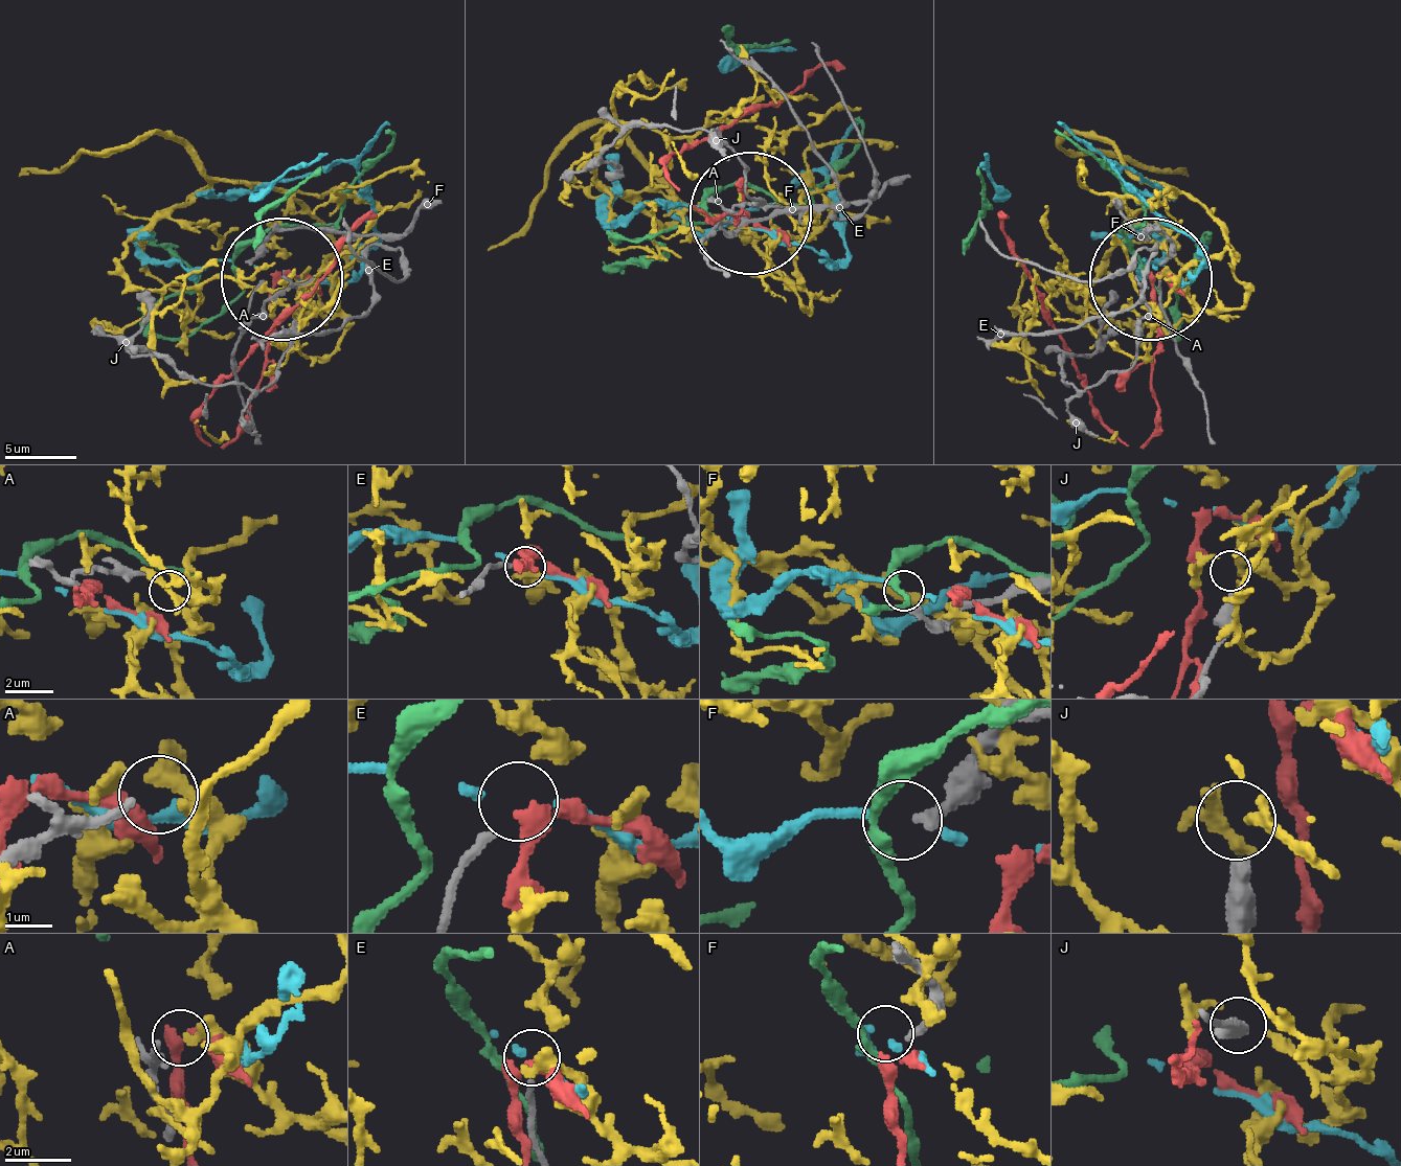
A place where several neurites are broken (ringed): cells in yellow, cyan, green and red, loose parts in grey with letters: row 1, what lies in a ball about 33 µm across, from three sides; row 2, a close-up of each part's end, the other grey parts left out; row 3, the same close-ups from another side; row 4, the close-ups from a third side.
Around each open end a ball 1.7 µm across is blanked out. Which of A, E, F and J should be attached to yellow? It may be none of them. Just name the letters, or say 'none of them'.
A

